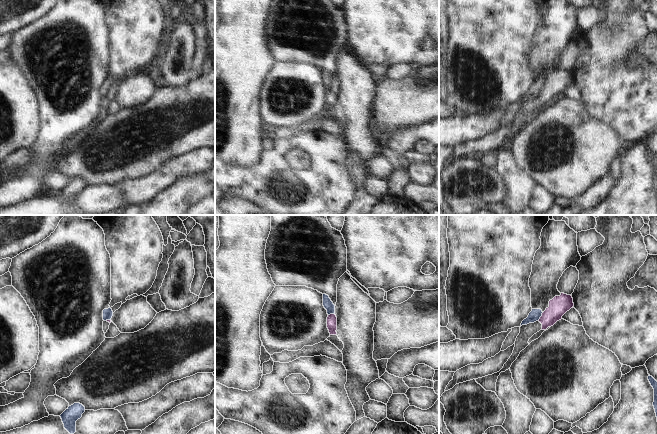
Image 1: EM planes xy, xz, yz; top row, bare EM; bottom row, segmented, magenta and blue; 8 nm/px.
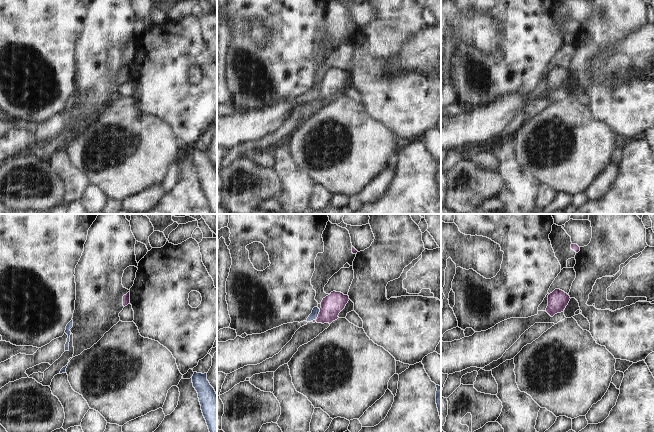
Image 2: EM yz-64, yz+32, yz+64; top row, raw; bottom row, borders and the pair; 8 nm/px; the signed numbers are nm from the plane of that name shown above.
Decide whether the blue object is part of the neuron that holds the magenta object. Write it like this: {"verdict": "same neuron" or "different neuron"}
{"verdict": "different neuron"}

